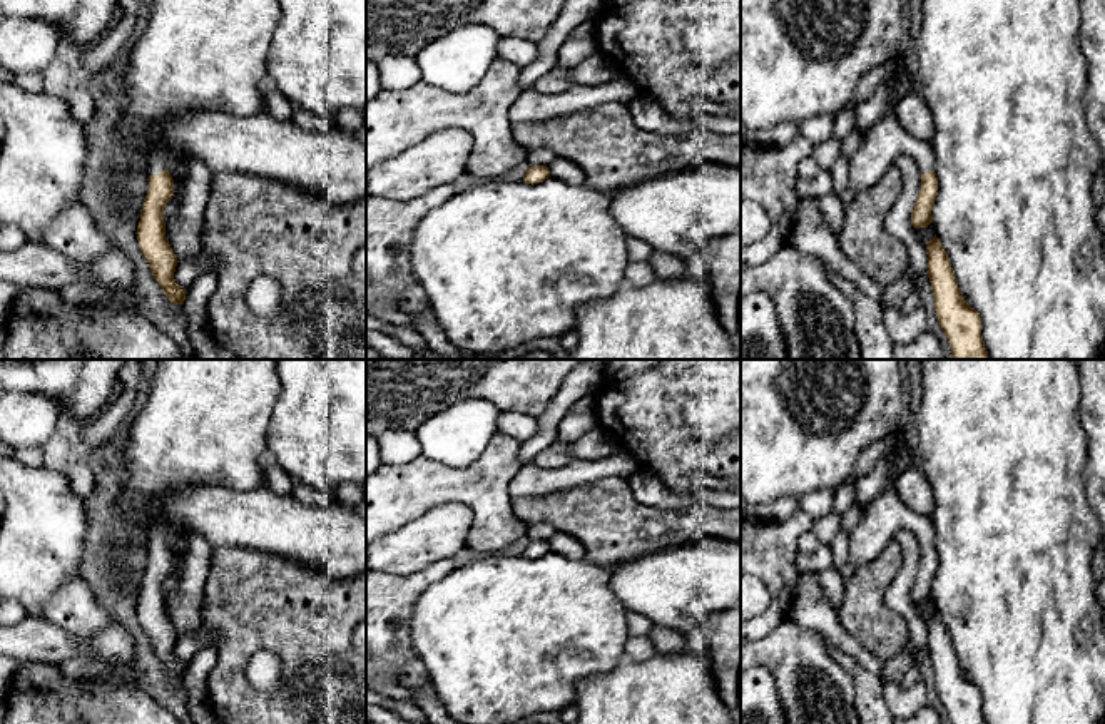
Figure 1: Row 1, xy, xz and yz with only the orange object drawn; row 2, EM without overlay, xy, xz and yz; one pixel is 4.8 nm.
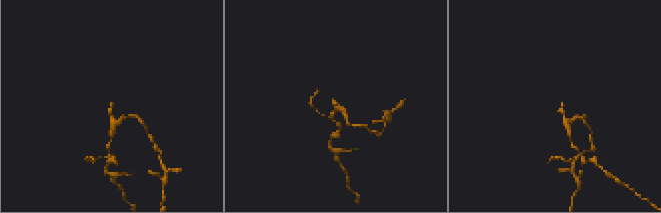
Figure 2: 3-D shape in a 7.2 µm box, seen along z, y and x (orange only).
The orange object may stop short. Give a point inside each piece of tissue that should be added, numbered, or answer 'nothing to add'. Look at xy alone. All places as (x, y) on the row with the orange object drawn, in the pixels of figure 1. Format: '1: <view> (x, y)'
1: xy (159, 163)

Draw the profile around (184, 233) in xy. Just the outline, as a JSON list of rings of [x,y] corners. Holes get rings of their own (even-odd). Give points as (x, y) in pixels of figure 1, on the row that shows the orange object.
[[[191,154],[181,159],[179,212],[165,227],[165,237],[179,263],[197,261],[204,251],[202,227],[211,179],[212,171],[202,161]]]

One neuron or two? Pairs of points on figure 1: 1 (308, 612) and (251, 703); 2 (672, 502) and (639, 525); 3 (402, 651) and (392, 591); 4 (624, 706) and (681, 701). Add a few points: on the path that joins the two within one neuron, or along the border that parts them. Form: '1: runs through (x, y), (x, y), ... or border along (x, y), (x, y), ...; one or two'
1: runs through (308, 641), (308, 671), (280, 699); one
2: border along (629, 487), (641, 502), (659, 509), (699, 502); two
3: runs through (395, 636), (392, 606); one
4: runs through (637, 706), (667, 706); one

